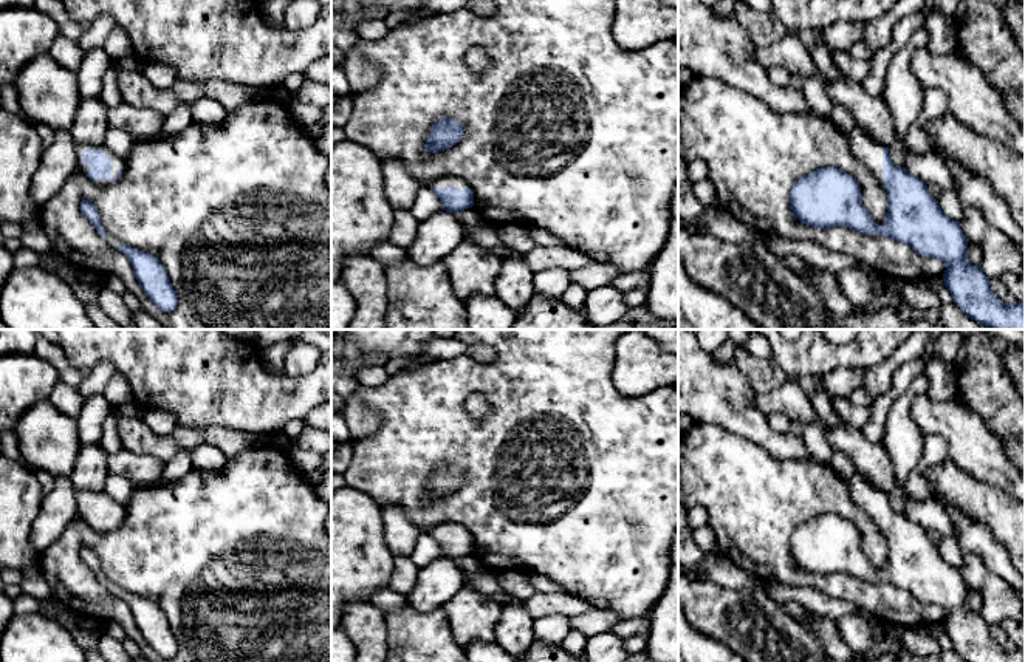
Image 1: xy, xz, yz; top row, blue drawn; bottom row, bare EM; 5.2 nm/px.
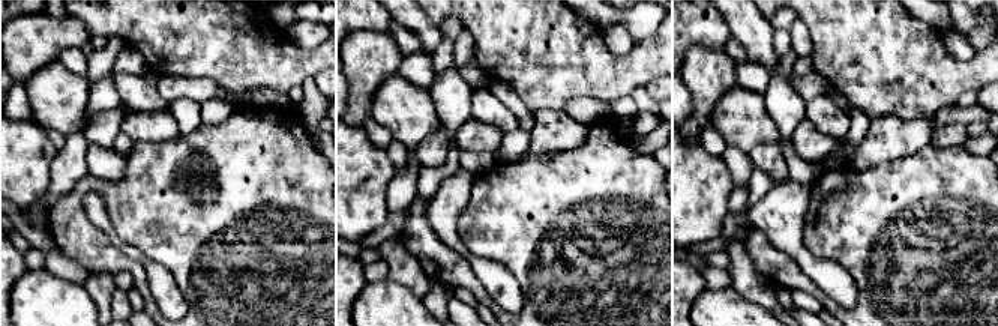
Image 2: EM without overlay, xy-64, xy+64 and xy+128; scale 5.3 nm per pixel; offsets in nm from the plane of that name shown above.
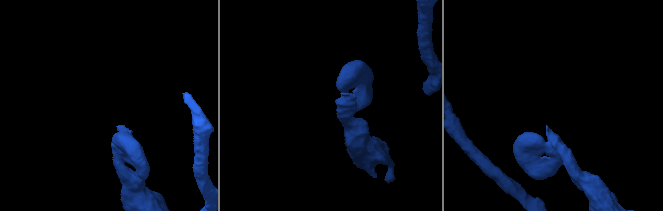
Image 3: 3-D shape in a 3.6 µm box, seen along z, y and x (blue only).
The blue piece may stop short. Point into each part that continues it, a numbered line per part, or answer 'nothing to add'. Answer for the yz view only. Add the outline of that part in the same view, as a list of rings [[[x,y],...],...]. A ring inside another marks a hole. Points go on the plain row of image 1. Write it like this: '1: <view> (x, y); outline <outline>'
1: yz (869, 497); outline [[[842,476],[850,496],[861,506],[875,523],[883,527],[883,495],[884,492],[861,476]]]

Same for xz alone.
1: xz (446, 528); outline [[[443,523],[443,524],[435,524],[427,534],[430,534],[432,537],[435,534],[457,534],[463,537],[468,534],[468,531],[461,524]]]

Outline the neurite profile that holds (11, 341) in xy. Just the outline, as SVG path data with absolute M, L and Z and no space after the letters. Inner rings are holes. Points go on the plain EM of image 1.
M0 329L0 356L31 354L37 337L34 329Z

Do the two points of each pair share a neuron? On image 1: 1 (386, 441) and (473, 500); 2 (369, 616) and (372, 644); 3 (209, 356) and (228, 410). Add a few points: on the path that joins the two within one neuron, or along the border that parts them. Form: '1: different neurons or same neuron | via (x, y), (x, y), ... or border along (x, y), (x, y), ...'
1: same neuron | via (415, 441), (443, 441), (473, 470)
2: same neuron | via (369, 622), (370, 638)
3: same neuron | via (209, 370), (228, 392), (228, 396)

